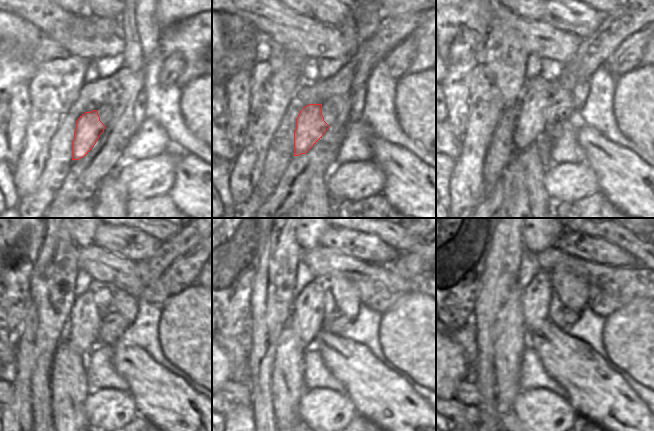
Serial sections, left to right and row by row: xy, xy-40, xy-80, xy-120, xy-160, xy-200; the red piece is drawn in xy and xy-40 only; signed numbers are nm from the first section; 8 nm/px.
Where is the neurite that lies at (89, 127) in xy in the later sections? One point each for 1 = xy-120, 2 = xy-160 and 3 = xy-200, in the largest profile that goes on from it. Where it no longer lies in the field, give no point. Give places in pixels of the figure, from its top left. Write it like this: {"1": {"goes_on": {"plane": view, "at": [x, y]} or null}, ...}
{"1": {"goes_on": {"plane": "xy-120", "at": [86, 318]}}, "2": {"goes_on": {"plane": "xy-160", "at": [308, 317]}}, "3": {"goes_on": {"plane": "xy-200", "at": [535, 298]}}}

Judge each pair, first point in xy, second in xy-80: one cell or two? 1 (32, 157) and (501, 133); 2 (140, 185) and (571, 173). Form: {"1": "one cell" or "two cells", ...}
{"1": "two cells", "2": "one cell"}

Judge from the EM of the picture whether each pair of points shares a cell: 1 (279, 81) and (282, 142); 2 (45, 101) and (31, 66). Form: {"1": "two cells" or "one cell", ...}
{"1": "two cells", "2": "two cells"}

